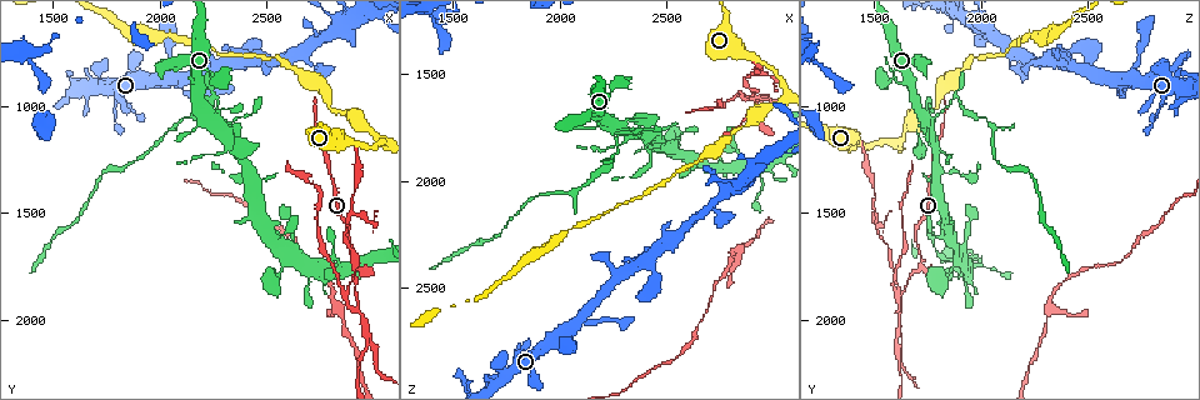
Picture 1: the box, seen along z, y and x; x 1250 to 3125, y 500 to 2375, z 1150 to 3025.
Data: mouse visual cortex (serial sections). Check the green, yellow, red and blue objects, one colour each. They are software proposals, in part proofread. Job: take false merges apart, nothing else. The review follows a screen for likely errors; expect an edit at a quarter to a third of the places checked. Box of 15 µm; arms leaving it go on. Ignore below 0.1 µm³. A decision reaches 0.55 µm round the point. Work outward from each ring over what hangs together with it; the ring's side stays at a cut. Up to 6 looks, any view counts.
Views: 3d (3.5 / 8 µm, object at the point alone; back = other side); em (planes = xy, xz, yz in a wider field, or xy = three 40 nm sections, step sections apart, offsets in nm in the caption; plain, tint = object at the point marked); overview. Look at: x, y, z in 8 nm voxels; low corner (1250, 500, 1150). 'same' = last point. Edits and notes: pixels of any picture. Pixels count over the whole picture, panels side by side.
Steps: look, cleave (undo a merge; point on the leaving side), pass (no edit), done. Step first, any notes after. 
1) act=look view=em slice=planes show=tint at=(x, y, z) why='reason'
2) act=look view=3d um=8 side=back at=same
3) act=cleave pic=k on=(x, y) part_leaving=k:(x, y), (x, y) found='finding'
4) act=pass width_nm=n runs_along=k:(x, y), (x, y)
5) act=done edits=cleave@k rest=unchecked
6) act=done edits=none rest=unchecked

act=look view=3d um=3.5 side=back at=(2350, 1140, 1700) why='thin neck'

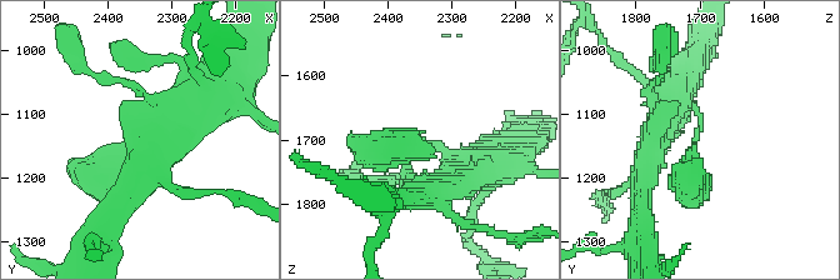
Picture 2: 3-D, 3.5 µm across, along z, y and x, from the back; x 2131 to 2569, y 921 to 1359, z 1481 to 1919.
act=look view=em slice=xy step=5 show=tint at=same

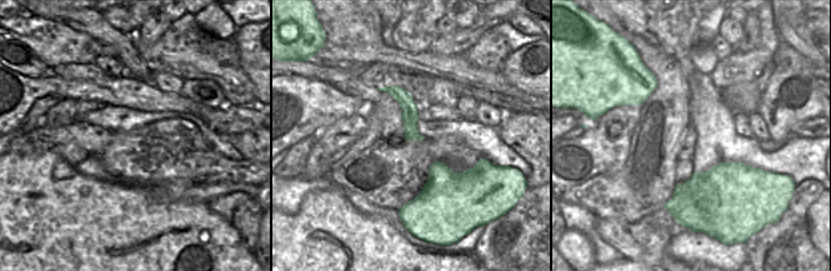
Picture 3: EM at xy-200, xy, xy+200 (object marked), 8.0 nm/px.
act=pass runs_along=3:(388, 89), (408, 104), (417, 137) found='continuous, no second cell'

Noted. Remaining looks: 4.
act=look view=3d um=3.5 at=(2930, 1960, 1610) why='three-way junction'

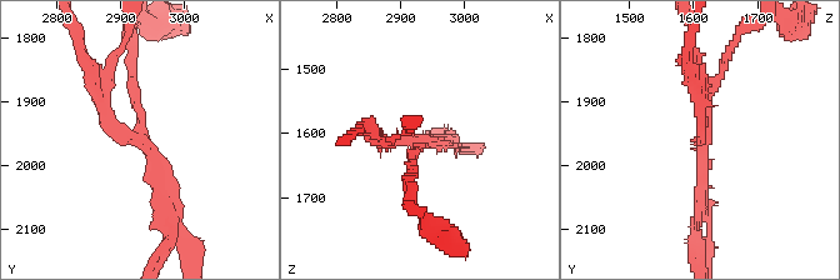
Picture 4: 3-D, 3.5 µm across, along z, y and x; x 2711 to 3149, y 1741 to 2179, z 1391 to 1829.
act=look view=em slice=planes show=tint at=(2920, 1955, 1615) arms=3 arm_widths_nm=150,150,200 why='now the EM'

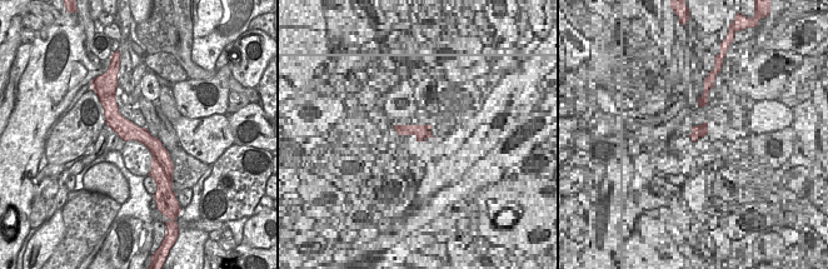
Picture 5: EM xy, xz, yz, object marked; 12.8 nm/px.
act=look view=em slice=xy step=5 show=tint at=same why='cut it another way'

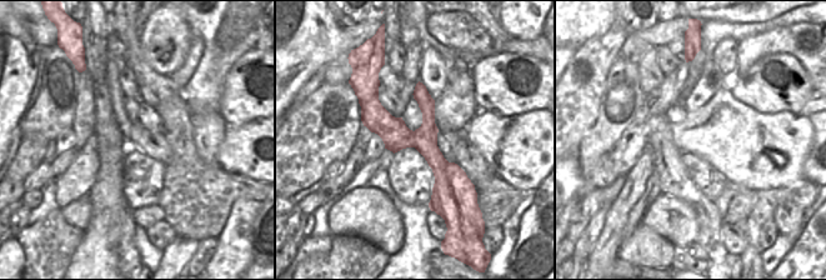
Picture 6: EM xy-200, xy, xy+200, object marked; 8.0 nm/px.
act=cleave pic=4 on=(99, 103) found='two cells meet here'

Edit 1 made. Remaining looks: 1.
act=done edits=cleave@4 rest=unchecked

